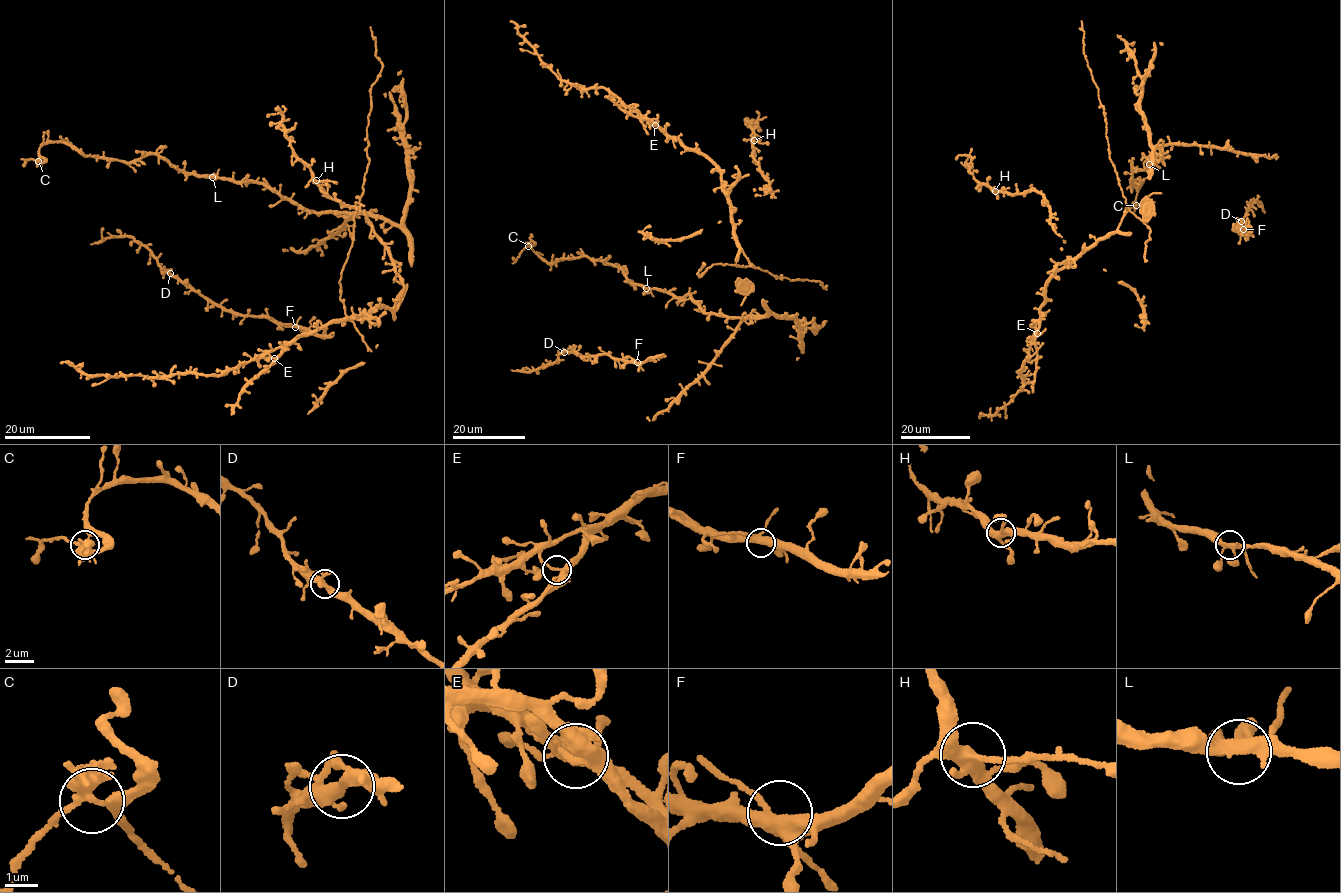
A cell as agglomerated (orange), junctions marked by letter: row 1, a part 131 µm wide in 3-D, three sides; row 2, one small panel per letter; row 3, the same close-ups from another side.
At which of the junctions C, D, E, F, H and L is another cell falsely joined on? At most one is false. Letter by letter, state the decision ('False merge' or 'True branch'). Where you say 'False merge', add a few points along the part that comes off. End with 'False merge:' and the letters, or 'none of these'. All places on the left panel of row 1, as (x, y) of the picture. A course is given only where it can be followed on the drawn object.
C: False merge. Course of the part to remove: (38, 161), (20, 159)
D: True branch
E: True branch
F: True branch
H: True branch
L: True branch
False merge: C

